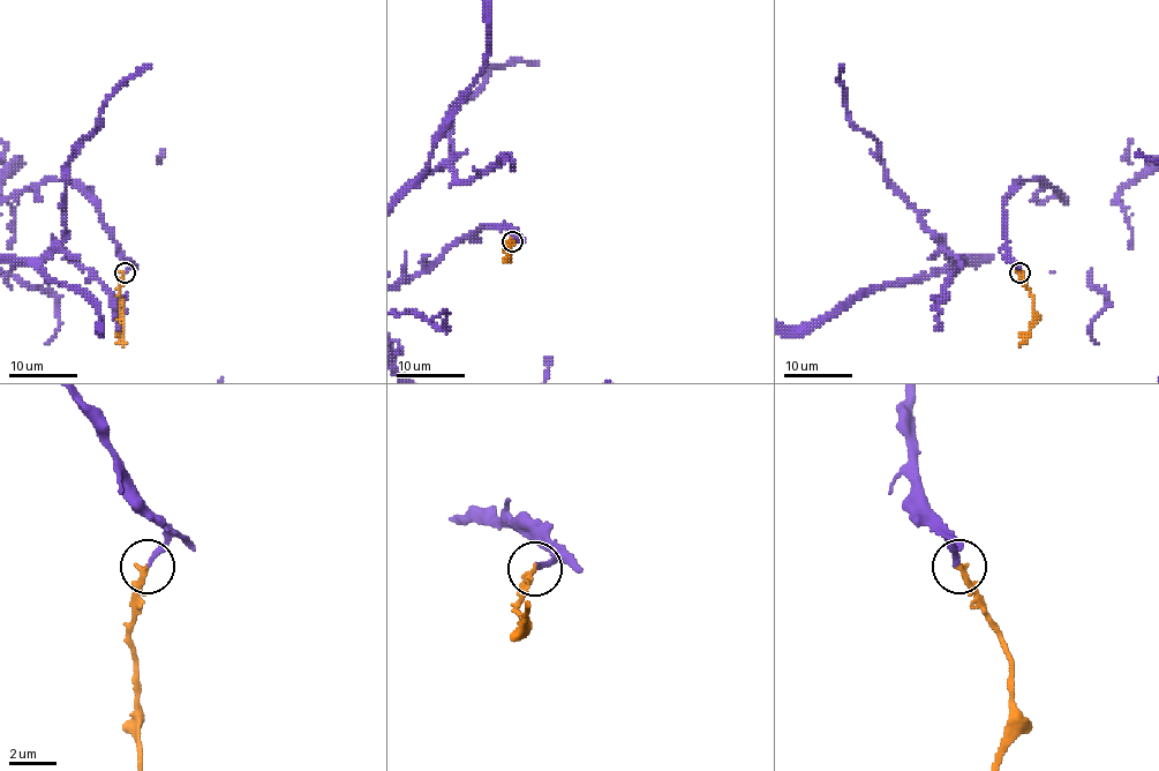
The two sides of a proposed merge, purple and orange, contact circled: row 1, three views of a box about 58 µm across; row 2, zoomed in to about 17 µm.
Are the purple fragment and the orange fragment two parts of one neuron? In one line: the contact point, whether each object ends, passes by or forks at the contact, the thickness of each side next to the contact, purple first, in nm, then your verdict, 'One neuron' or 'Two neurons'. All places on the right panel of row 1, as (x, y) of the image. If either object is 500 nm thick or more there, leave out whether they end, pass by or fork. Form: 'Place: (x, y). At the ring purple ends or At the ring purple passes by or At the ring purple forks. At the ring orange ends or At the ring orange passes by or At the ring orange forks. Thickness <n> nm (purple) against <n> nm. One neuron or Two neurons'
Place: (1020, 272). At the ring purple ends. At the ring orange ends. Thickness 200 nm (purple) against 240 nm. One neuron

